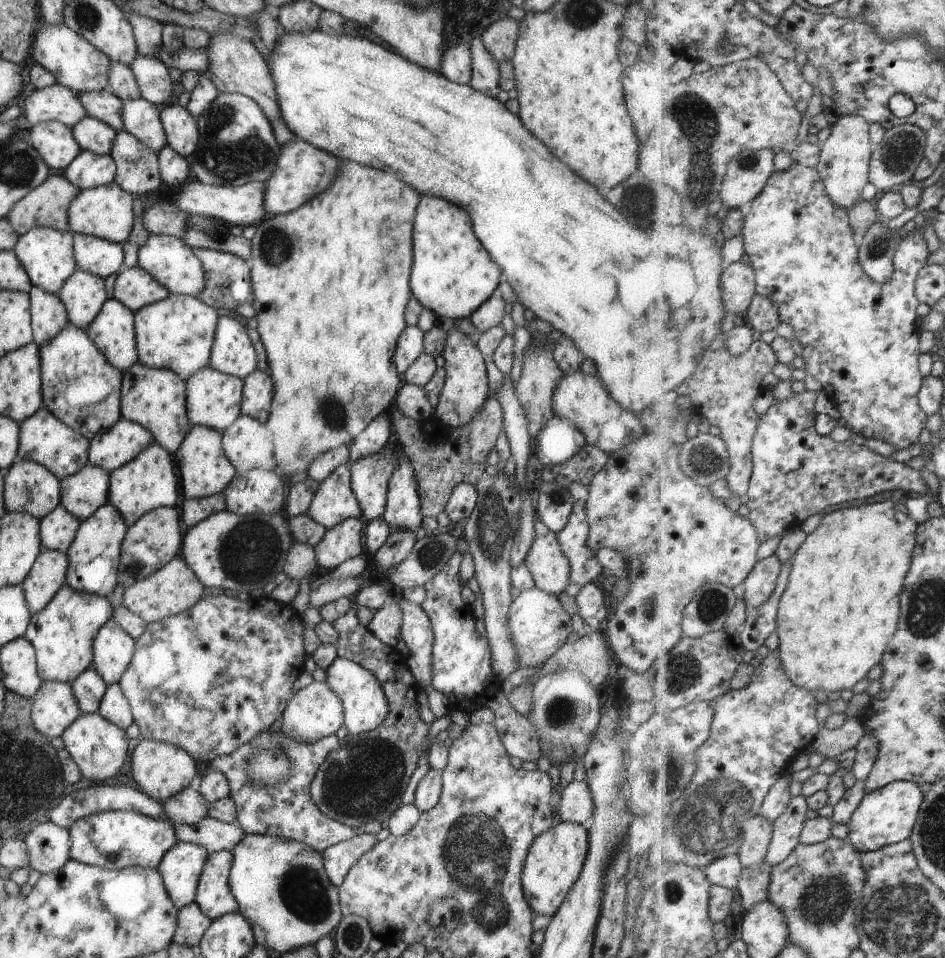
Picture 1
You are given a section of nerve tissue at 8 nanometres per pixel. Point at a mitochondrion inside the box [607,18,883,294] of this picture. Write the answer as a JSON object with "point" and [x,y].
{"point":[694,114]}

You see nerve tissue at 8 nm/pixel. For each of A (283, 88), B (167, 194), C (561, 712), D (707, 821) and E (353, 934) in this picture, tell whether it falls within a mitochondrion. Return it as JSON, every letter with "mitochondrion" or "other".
{"A":"other","B":"other","C":"mitochondrion","D":"mitochondrion","E":"mitochondrion"}

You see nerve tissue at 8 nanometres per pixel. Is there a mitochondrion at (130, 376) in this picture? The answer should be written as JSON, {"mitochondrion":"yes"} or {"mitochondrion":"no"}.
{"mitochondrion":"no"}

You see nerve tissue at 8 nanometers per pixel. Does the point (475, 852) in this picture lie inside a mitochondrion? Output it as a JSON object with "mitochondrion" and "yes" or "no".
{"mitochondrion":"yes"}

